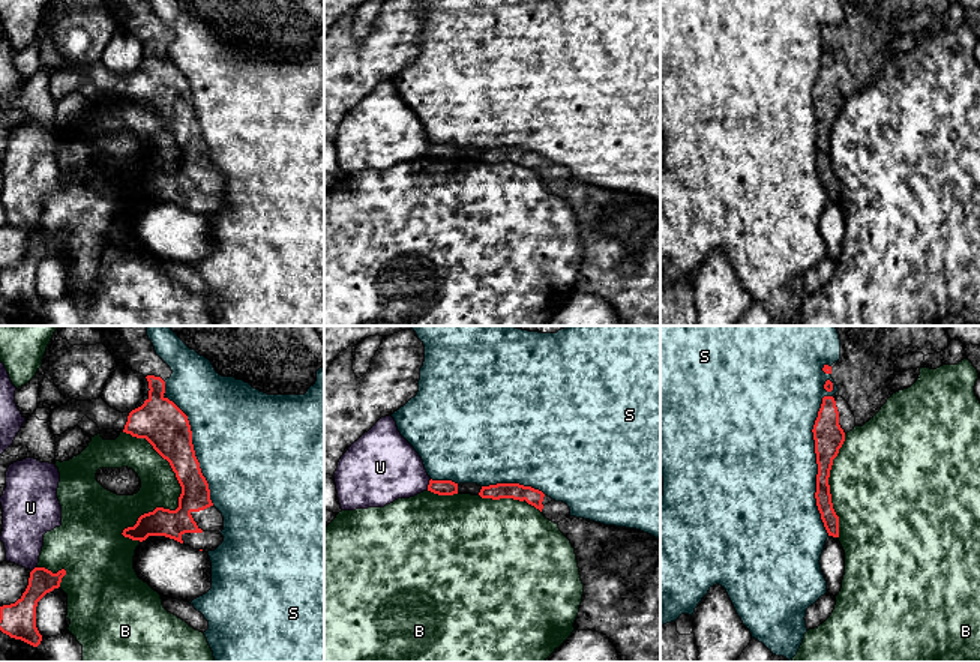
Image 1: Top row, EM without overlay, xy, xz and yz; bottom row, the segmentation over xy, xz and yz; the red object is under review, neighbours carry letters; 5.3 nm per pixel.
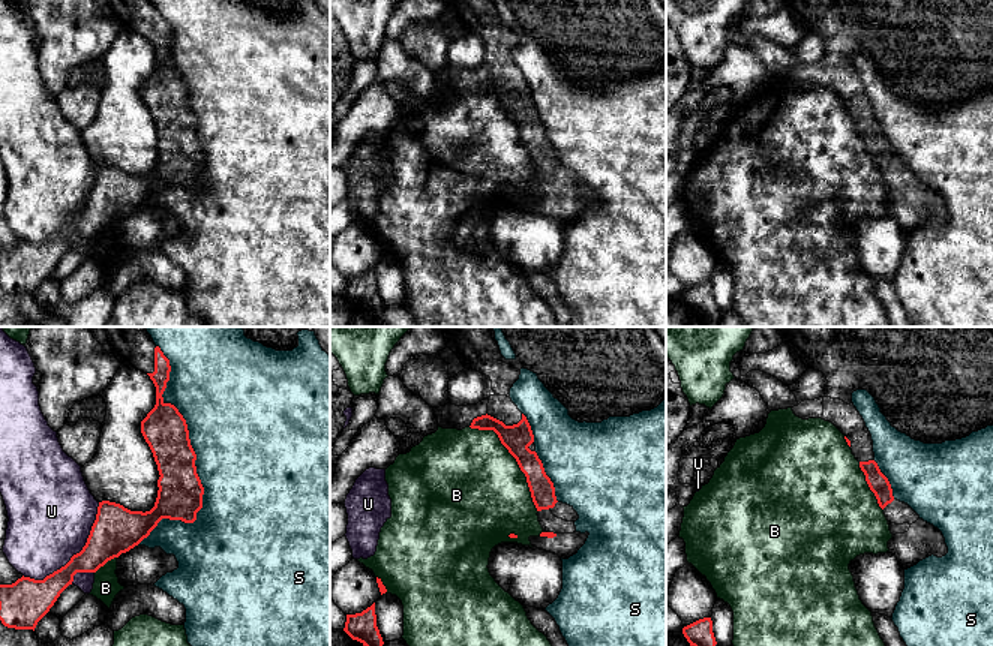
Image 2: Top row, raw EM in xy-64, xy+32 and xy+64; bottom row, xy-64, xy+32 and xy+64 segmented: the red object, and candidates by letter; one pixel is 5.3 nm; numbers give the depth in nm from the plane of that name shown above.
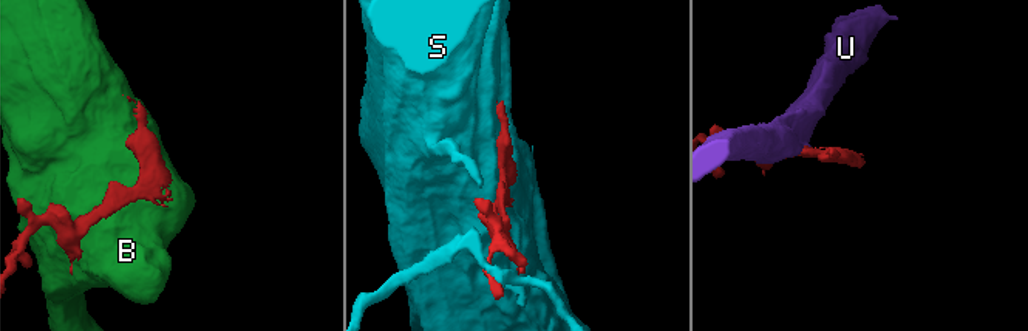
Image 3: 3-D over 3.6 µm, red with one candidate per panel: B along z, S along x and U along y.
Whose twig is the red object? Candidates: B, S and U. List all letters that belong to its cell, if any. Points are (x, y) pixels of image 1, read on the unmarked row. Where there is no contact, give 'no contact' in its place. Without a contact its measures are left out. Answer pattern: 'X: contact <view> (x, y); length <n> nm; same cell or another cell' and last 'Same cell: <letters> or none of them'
B: contact xy (179, 164); length 600 nm; another cell
S: contact yz (818, 129); length 750 nm; another cell
U: contact xz (428, 149); length 70 nm; another cell
Same cell: none of them

